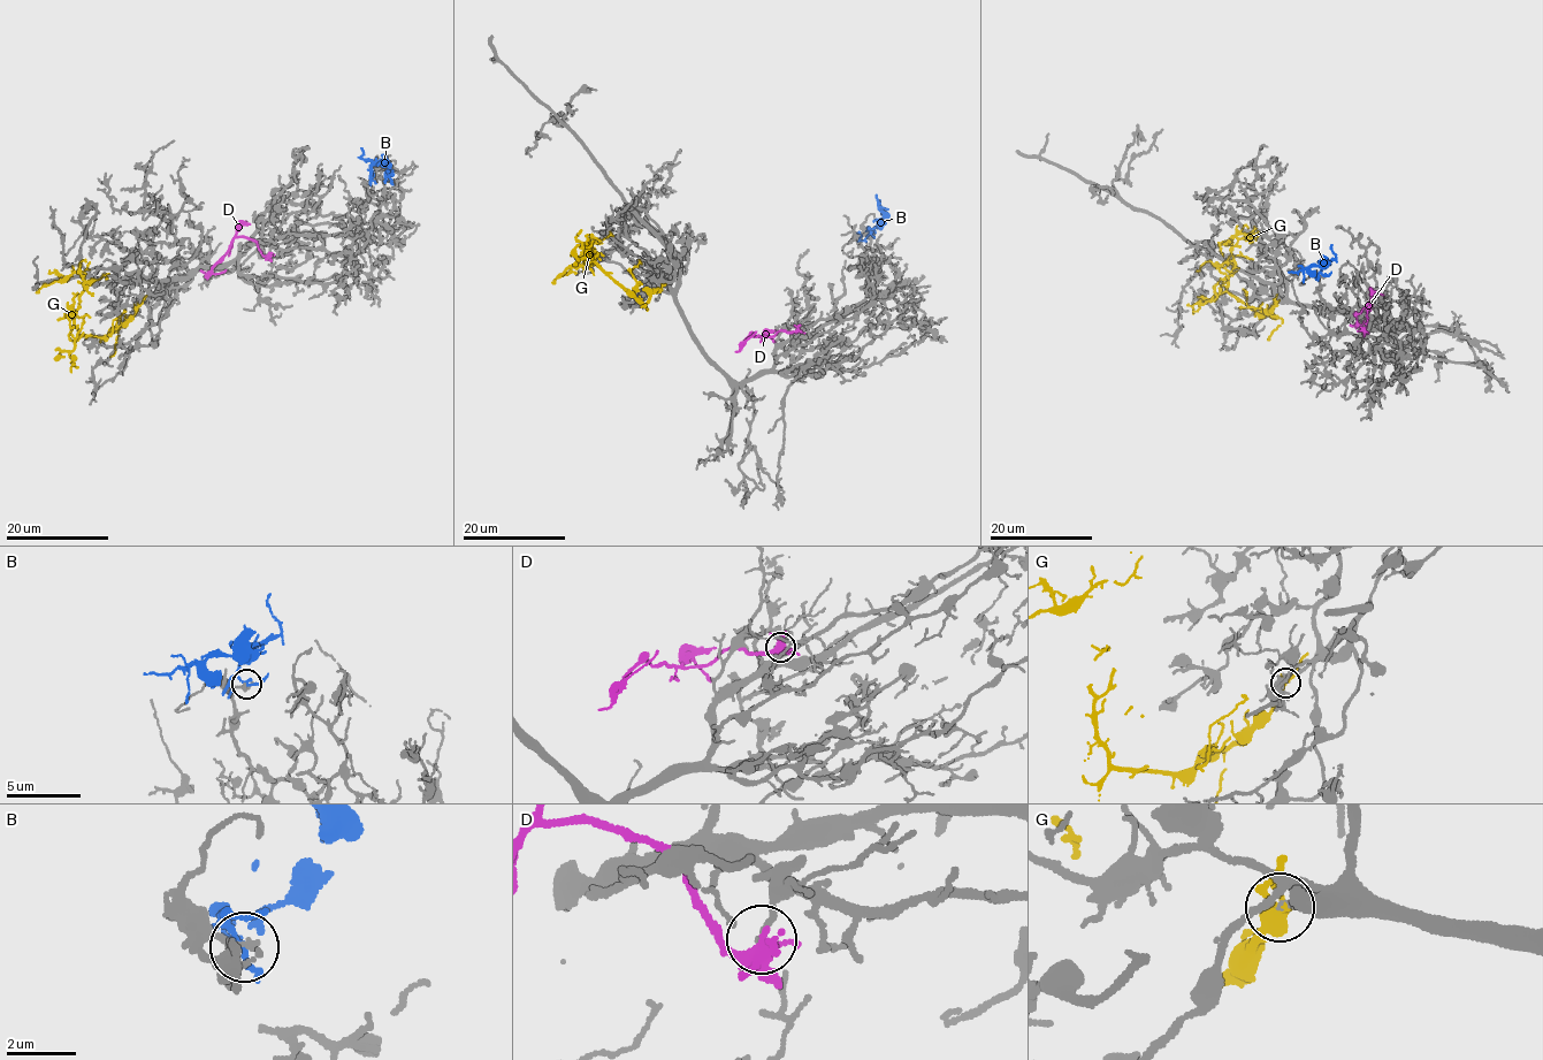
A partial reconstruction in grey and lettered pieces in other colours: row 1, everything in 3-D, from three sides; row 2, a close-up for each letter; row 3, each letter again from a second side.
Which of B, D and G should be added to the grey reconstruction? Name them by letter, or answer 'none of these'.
G

